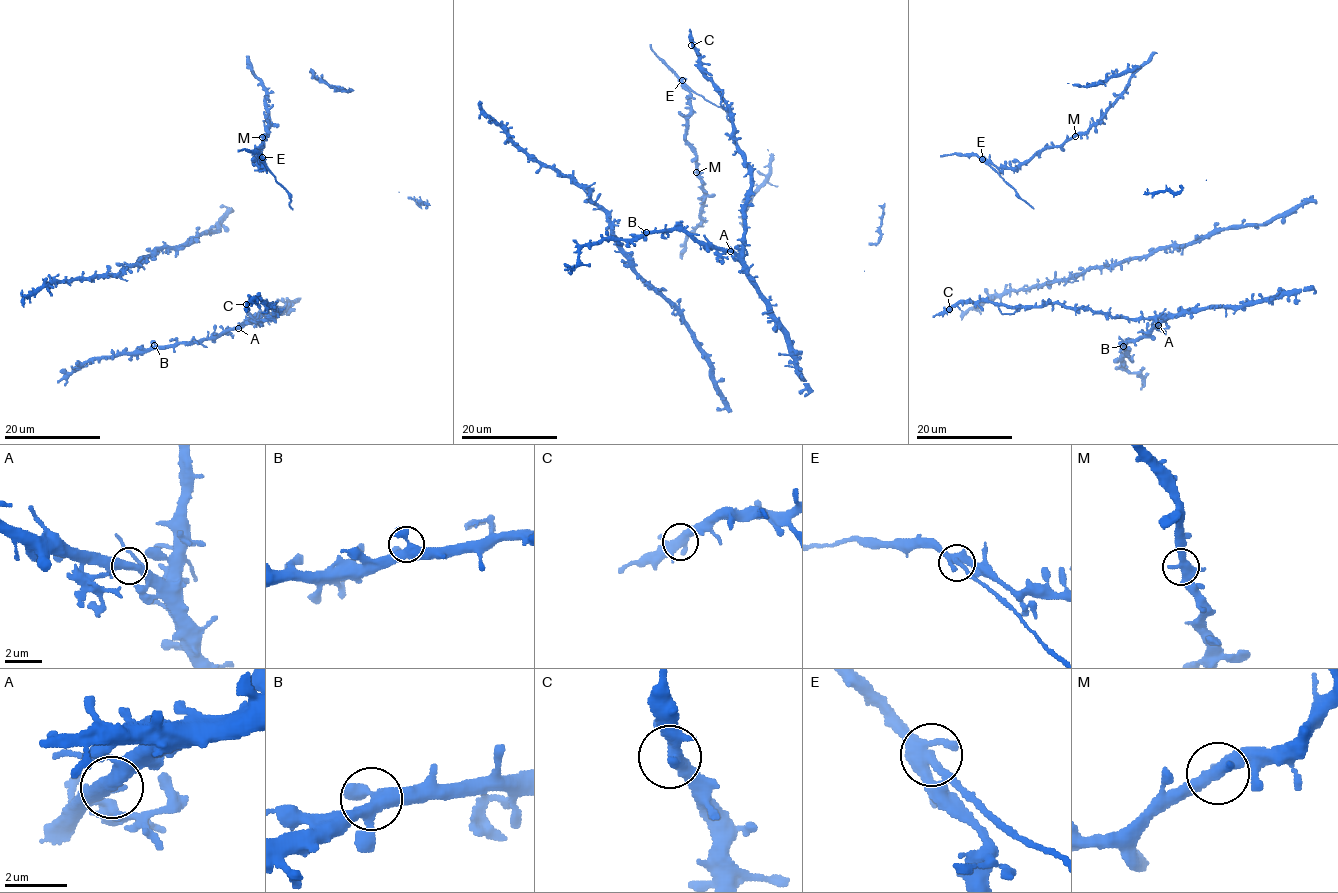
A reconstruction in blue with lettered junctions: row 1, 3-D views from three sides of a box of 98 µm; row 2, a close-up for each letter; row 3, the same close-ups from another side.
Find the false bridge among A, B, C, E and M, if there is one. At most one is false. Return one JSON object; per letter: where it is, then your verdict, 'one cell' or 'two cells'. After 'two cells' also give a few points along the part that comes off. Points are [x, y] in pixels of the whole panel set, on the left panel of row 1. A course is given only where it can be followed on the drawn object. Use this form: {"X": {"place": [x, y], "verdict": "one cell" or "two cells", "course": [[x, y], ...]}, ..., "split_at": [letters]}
{"A": {"place": [238, 328], "verdict": "one cell"}, "B": {"place": [154, 345], "verdict": "one cell"}, "C": {"place": [246, 304], "verdict": "one cell"}, "E": {"place": [262, 157], "verdict": "two cells", "course": [[261, 157], [288, 194], [292, 210]]}, "M": {"place": [262, 137], "verdict": "one cell"}, "split_at": ["E"]}

